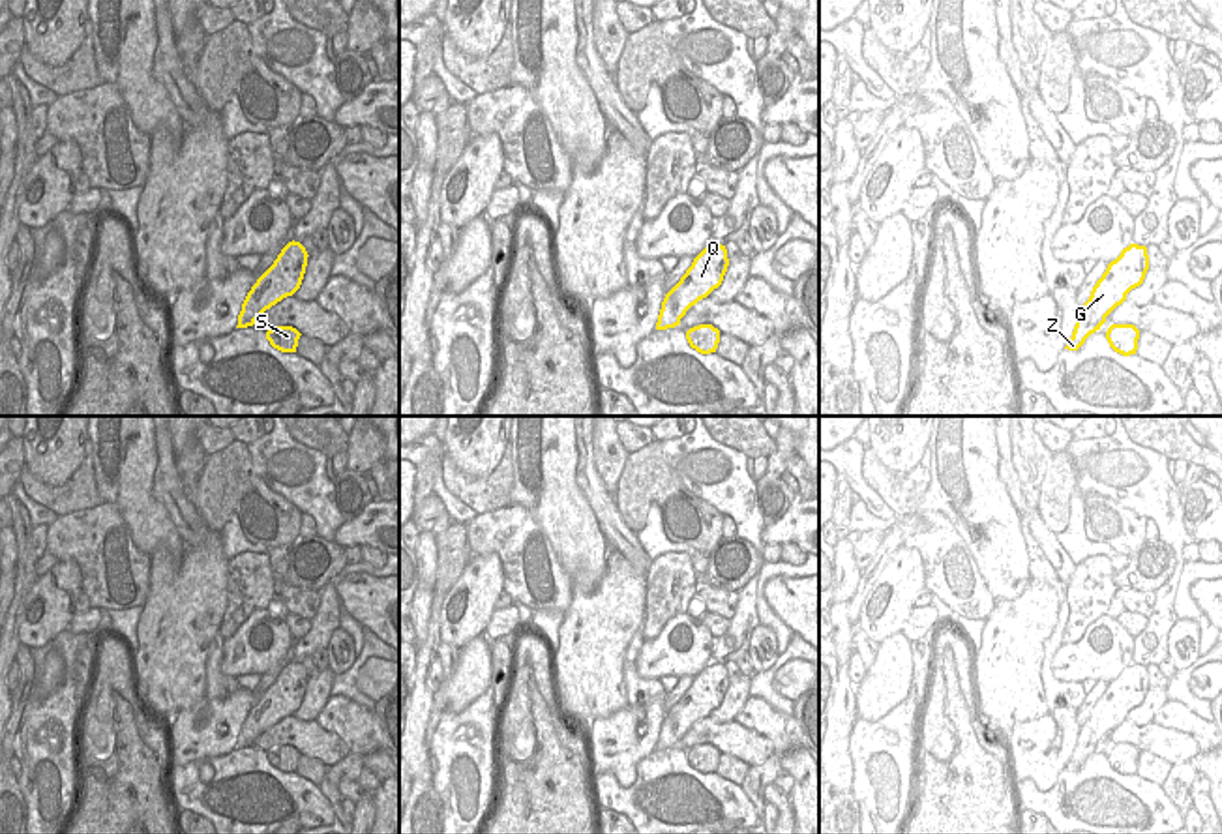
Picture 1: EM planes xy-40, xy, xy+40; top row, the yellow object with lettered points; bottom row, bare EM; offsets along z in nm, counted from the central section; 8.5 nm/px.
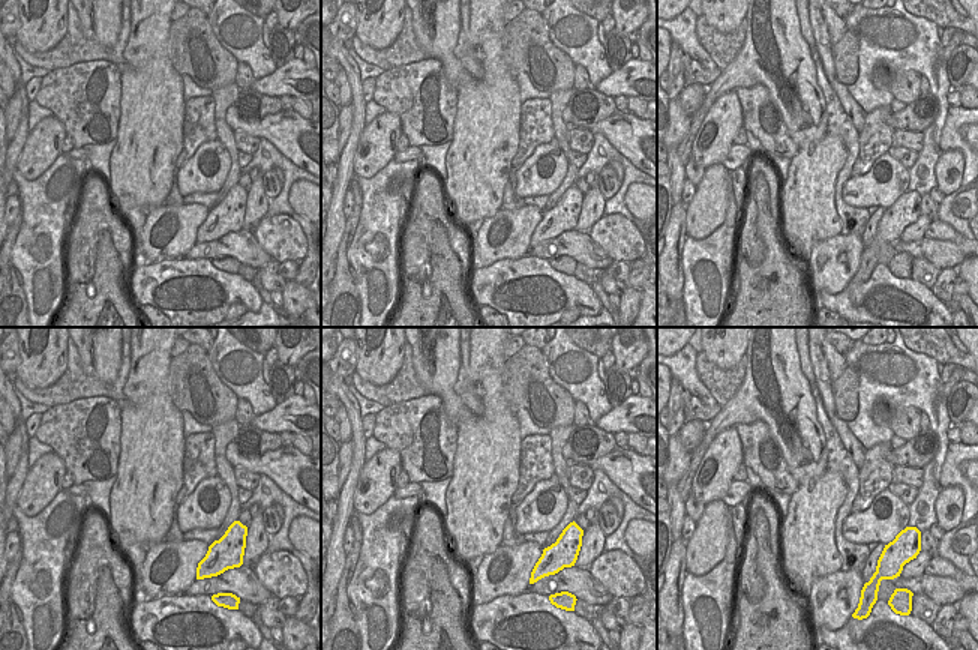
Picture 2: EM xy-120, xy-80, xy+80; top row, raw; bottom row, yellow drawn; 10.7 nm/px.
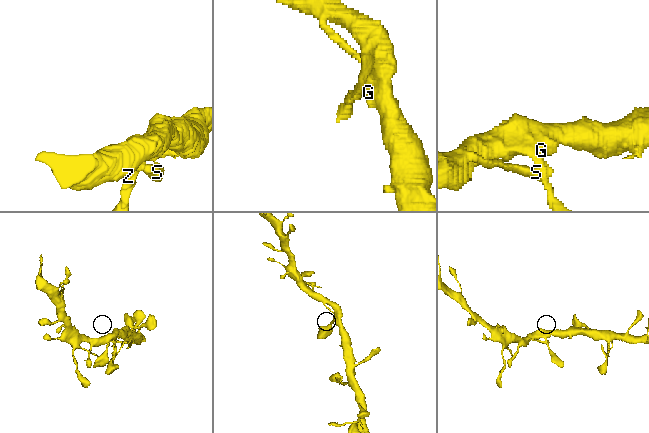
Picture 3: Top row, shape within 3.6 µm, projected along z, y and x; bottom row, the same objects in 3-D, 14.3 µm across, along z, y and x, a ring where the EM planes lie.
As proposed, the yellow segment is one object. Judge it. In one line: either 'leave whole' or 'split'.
leave whole

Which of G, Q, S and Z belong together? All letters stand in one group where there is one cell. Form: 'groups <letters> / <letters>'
groups G Q S Z

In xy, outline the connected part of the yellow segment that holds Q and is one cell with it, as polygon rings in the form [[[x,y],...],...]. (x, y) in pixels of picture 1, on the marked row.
[[[710,242],[693,259],[680,281],[665,294],[656,330],[678,326],[692,305],[722,285],[727,266],[729,259],[725,246]]]

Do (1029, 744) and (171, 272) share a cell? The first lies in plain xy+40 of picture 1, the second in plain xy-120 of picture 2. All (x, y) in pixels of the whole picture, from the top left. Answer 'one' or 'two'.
two

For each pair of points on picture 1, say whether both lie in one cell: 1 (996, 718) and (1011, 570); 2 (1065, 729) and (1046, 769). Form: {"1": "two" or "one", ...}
{"1": "two", "2": "one"}

